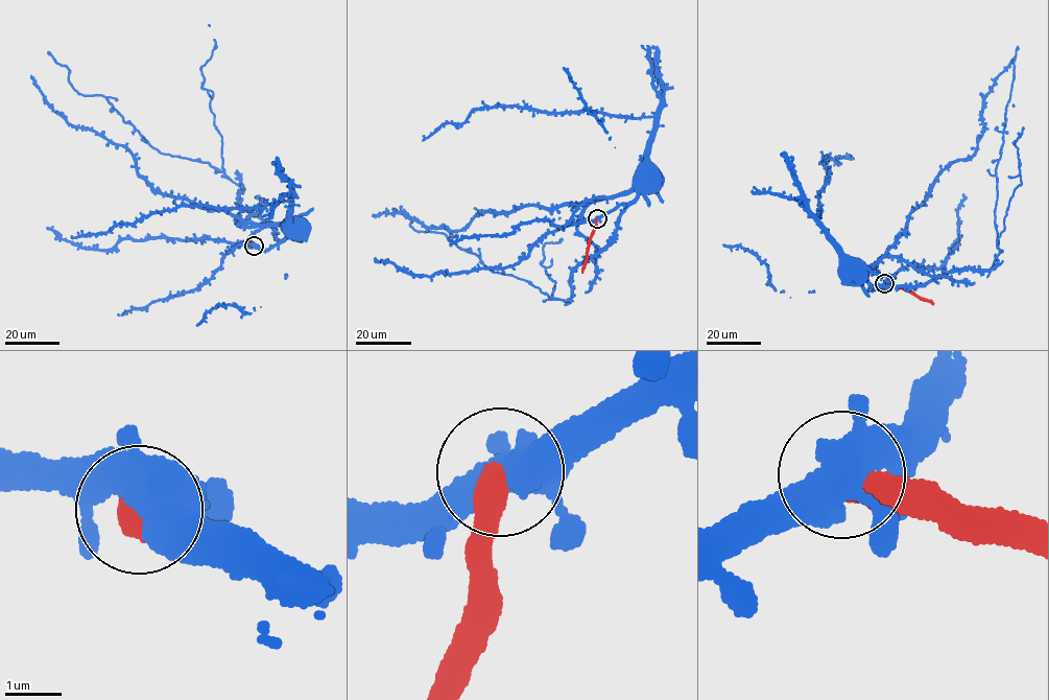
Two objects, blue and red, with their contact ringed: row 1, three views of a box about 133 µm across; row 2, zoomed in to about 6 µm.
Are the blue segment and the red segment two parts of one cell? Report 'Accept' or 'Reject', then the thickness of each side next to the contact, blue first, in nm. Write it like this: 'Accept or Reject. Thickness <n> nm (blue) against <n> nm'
Reject. Thickness 550 nm (blue) against 500 nm

